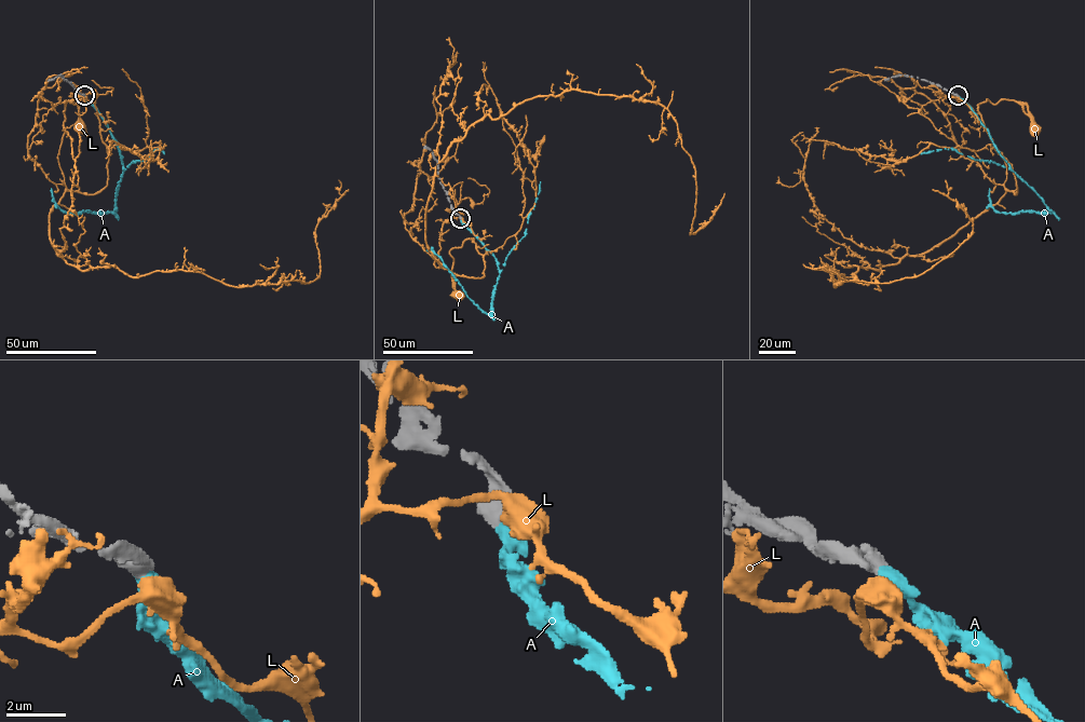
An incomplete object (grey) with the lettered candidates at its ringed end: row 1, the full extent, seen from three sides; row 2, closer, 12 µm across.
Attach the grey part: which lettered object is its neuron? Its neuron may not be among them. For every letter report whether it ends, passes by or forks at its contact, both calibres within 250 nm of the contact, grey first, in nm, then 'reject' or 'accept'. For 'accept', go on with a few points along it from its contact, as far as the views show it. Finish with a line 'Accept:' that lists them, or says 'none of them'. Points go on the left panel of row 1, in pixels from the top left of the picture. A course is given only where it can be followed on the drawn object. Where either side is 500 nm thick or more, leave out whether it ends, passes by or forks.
A: 600/550 nm | accept | via (84, 95), (109, 128), (121, 155), (123, 171), (117, 192), (116, 210), (66, 213), (55, 202), (51, 188)
L: 600/480 nm | reject
Accept: A

